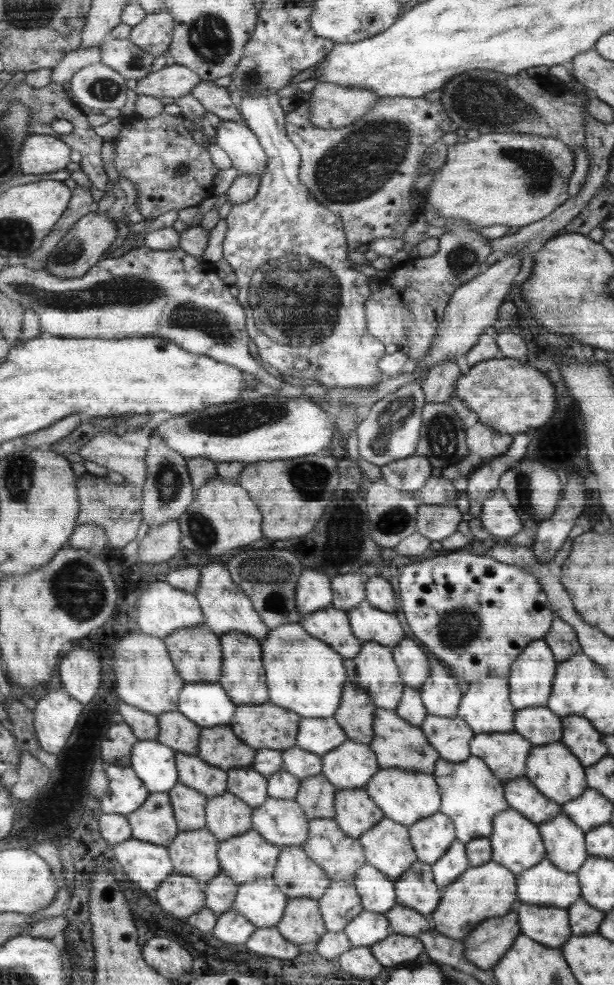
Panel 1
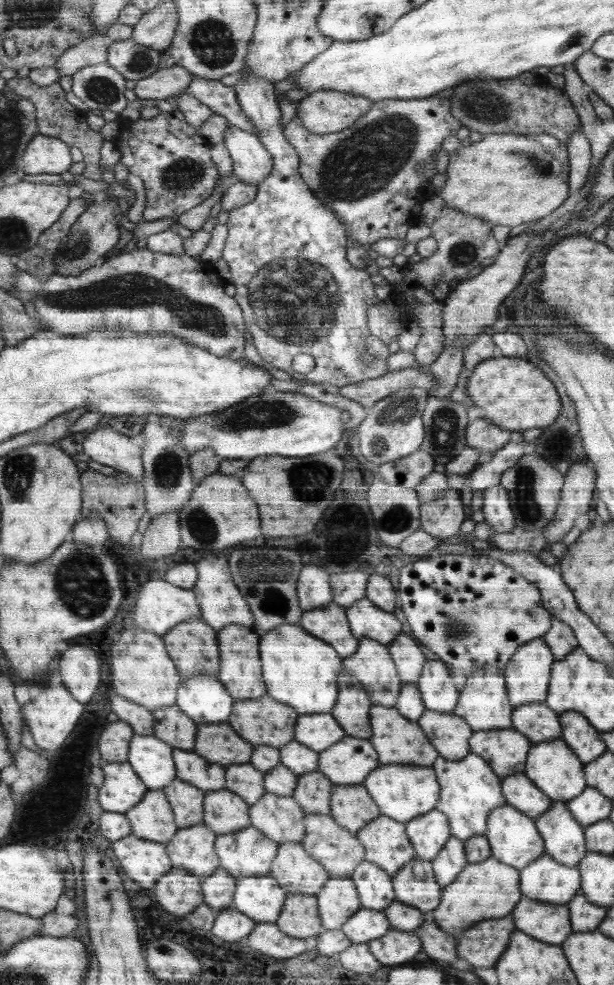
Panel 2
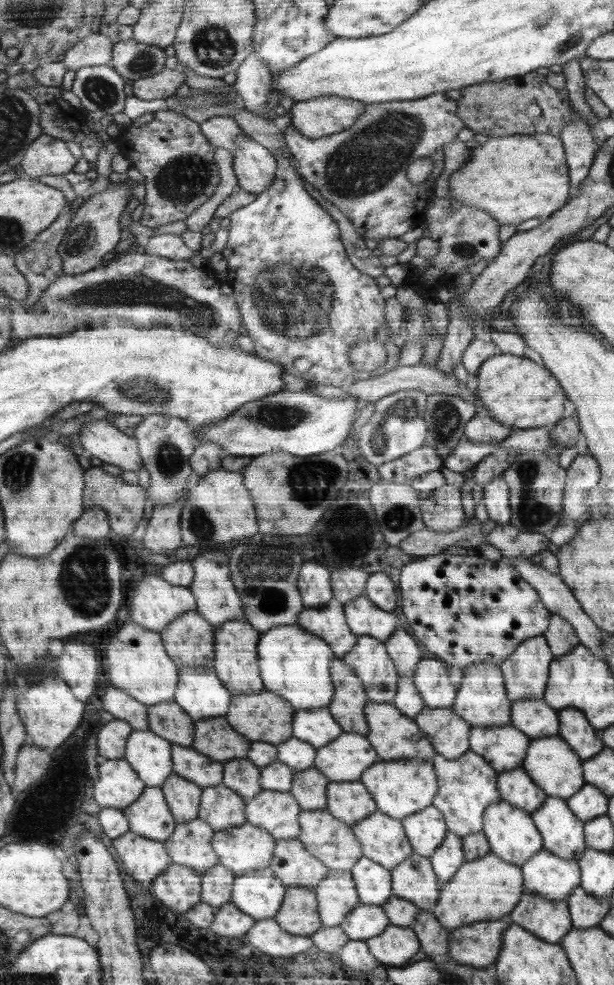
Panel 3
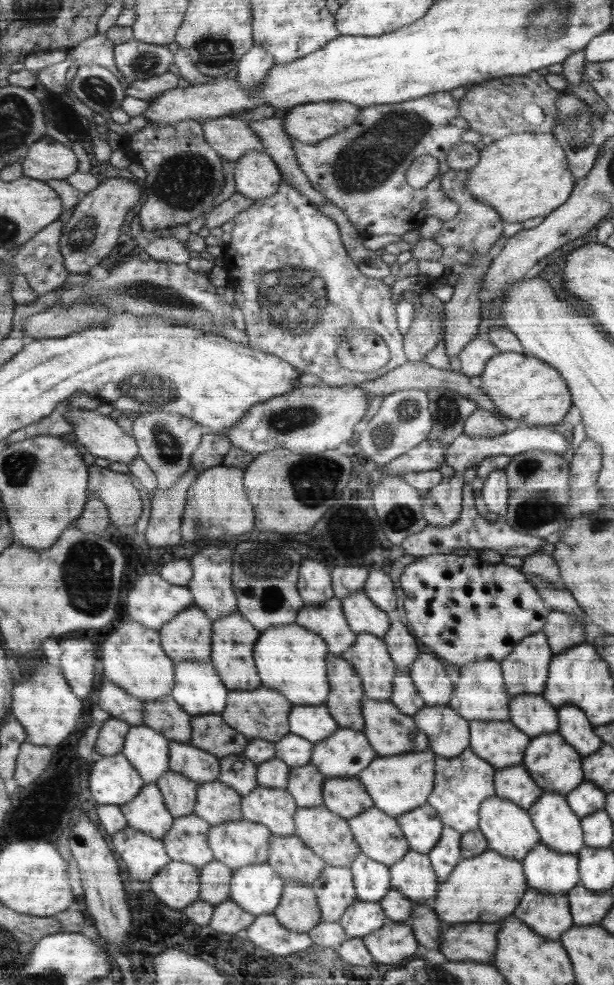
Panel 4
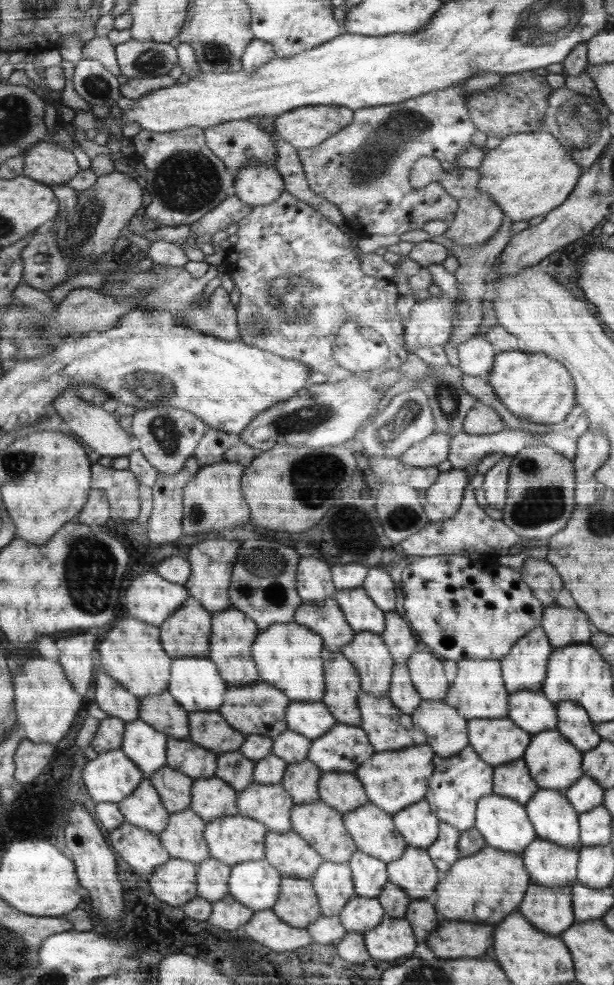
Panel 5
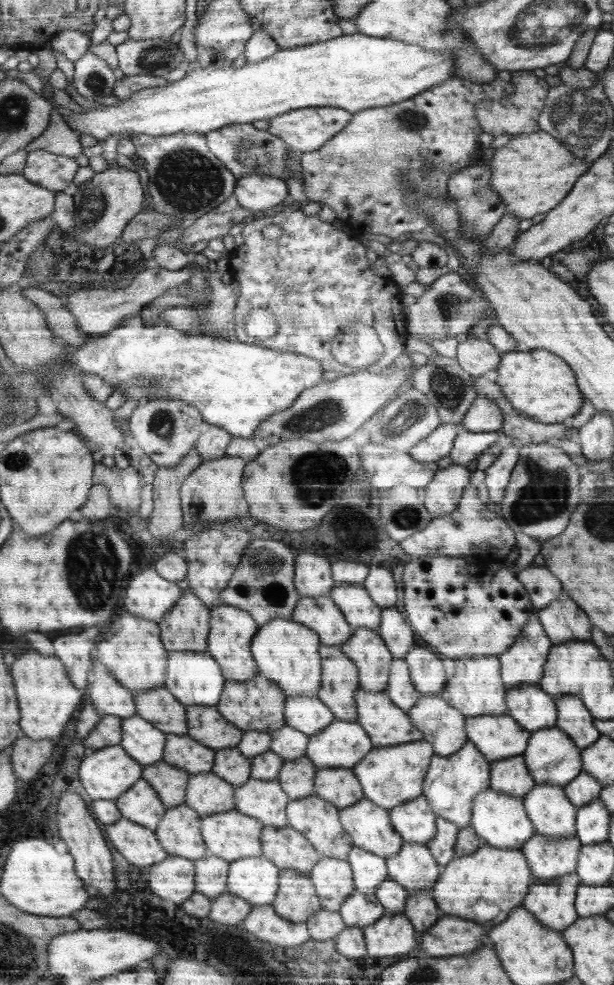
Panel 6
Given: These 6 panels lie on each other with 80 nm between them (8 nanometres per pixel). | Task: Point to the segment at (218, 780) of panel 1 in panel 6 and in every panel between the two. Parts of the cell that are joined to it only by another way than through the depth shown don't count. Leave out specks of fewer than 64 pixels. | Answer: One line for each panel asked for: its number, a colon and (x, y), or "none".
2: (194, 770)
3: (188, 763)
4: (196, 764)
5: (195, 761)
6: (182, 751)

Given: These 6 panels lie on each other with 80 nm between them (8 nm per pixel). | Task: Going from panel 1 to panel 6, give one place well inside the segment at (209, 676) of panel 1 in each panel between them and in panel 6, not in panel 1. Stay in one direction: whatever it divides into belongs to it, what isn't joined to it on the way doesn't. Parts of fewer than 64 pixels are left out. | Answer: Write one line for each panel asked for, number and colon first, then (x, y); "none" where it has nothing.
2: (192, 645)
3: (188, 640)
4: (187, 637)
5: (186, 632)
6: (184, 628)

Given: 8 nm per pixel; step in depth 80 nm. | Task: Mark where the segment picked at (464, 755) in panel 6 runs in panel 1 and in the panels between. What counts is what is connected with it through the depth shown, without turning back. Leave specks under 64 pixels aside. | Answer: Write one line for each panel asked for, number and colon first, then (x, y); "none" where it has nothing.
1: (472, 796)
2: (470, 791)
3: (467, 786)
4: (463, 783)
5: (458, 783)

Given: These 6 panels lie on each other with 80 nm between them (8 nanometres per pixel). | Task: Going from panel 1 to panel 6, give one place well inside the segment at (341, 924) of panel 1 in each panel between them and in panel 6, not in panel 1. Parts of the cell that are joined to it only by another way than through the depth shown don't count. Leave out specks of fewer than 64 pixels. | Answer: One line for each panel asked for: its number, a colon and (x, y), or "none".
2: (339, 900)
3: (337, 895)
4: (336, 890)
5: (333, 882)
6: (333, 878)

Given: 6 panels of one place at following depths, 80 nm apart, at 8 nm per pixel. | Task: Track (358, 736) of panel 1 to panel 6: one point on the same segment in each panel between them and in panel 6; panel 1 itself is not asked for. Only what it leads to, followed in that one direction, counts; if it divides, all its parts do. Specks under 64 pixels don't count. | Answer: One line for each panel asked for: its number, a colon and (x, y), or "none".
2: (353, 705)
3: (350, 699)
4: (345, 700)
5: (342, 680)
6: (340, 680)

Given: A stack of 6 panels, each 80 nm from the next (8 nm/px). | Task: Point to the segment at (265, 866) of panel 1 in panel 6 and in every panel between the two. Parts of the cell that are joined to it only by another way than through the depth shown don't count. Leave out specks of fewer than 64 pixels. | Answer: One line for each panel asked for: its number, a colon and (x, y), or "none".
2: (245, 853)
3: (244, 848)
4: (239, 844)
5: (236, 839)
6: (231, 835)

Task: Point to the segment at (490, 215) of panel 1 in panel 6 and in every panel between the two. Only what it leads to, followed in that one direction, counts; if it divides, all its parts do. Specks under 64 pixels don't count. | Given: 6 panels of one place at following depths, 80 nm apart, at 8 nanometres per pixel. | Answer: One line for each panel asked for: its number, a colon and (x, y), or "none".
2: (505, 179)
3: (514, 178)
4: (524, 175)
5: (528, 174)
6: (532, 174)

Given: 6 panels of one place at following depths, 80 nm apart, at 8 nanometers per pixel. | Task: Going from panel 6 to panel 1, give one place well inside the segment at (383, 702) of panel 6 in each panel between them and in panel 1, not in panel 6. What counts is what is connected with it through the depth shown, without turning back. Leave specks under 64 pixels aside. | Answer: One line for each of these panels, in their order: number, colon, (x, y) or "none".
1: (398, 744)
2: (397, 740)
3: (394, 736)
4: (391, 732)
5: (388, 728)

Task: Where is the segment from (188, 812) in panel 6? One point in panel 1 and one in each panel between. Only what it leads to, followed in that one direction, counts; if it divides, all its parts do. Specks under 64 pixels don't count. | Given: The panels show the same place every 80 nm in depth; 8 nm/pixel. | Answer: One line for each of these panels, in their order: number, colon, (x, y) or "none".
1: (194, 853)
2: (193, 849)
3: (190, 844)
4: (187, 842)
5: (184, 839)

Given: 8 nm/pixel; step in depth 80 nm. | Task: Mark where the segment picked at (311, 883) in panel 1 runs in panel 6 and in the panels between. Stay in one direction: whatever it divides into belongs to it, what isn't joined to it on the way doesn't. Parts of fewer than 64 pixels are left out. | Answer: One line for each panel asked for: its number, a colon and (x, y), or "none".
2: (297, 872)
3: (296, 866)
4: (294, 861)
5: (290, 853)
6: (289, 849)

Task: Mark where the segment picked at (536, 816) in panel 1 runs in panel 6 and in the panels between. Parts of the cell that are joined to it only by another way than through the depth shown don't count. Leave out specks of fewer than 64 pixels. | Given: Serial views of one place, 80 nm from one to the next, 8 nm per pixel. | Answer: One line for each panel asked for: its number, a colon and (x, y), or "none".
2: (520, 792)
3: (516, 787)
4: (516, 784)
5: (513, 780)
6: (511, 776)

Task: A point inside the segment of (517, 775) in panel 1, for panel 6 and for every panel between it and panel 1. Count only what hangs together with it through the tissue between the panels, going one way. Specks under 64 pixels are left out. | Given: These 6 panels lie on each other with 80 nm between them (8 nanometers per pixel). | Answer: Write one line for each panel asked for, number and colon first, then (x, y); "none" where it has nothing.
2: (506, 750)
3: (504, 747)
4: (502, 744)
5: (501, 741)
6: (497, 737)

